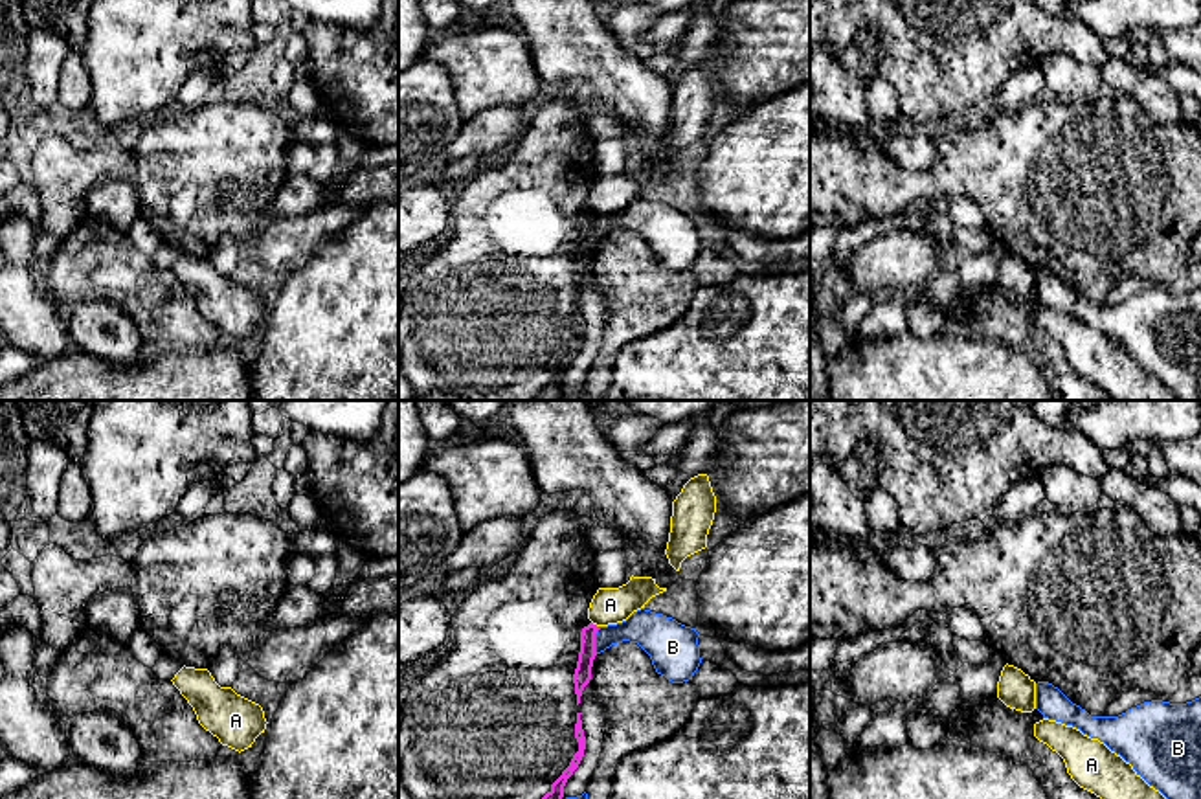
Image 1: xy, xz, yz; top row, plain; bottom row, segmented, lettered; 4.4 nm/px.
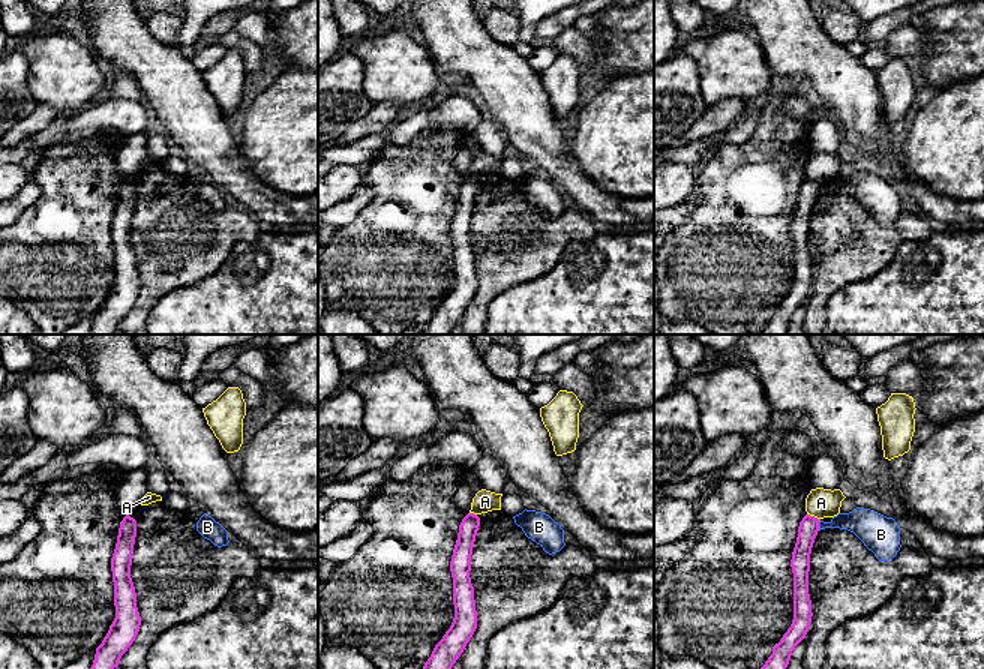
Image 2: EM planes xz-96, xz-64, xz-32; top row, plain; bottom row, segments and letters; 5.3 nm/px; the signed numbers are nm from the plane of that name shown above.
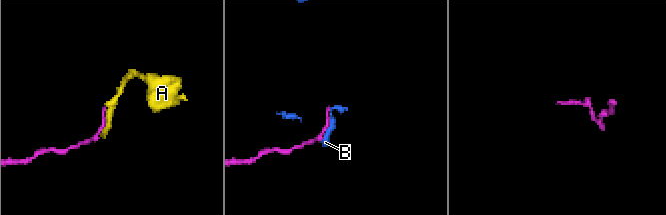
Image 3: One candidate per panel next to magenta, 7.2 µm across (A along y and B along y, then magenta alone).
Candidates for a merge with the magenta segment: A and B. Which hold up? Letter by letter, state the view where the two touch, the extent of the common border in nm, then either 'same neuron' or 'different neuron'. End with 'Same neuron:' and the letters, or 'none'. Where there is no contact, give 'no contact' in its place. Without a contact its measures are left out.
A: contact in xz; length 40 nm; different neuron
B: contact in xz; length 120 nm; different neuron
Same neuron: none

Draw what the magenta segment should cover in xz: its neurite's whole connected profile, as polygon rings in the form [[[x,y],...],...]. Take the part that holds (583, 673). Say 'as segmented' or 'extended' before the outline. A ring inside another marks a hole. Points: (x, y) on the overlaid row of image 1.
as segmented | [[[589,623],[580,632],[580,652],[578,652],[577,669],[575,669],[575,674],[573,674],[577,705],[580,703],[580,696],[582,696],[584,687],[591,680],[591,667],[593,667],[593,659],[597,656],[597,652],[595,652],[595,634],[597,634],[597,630],[599,630],[599,626]]]

